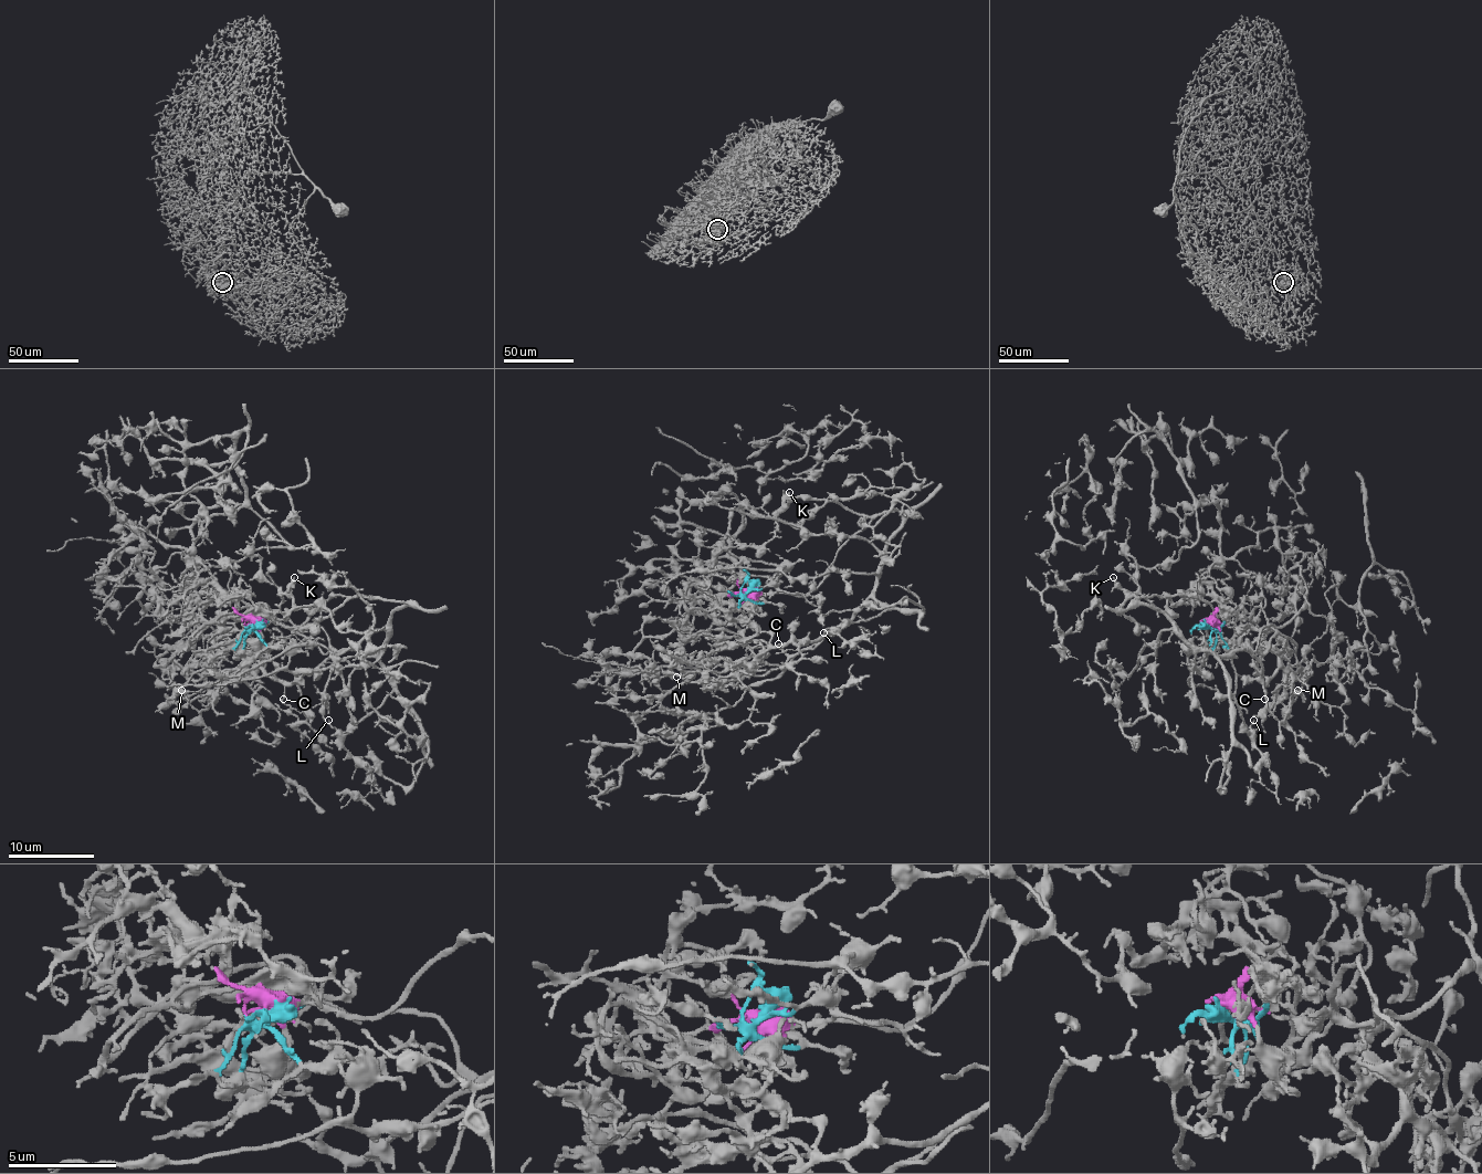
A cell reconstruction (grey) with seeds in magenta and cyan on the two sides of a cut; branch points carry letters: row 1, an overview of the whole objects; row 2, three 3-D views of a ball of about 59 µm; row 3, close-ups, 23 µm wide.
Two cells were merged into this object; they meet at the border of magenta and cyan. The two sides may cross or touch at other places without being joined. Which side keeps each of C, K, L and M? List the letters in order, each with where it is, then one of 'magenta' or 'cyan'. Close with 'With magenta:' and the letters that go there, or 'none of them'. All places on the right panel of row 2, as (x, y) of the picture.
C: place (1264, 699); magenta
K: place (1113, 577); magenta
L: place (1253, 720); magenta
M: place (1297, 690); cyan
With magenta: C, K, L

